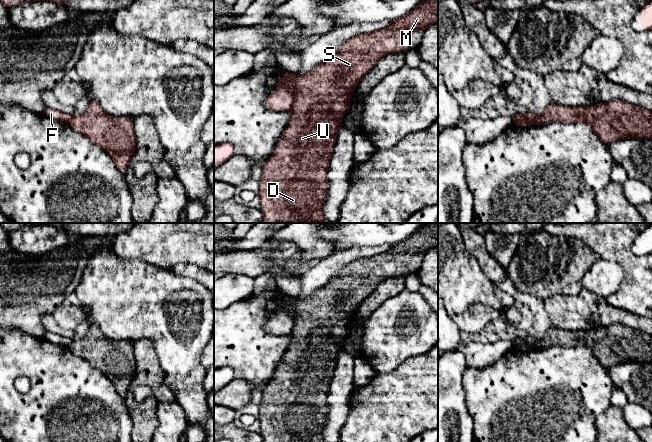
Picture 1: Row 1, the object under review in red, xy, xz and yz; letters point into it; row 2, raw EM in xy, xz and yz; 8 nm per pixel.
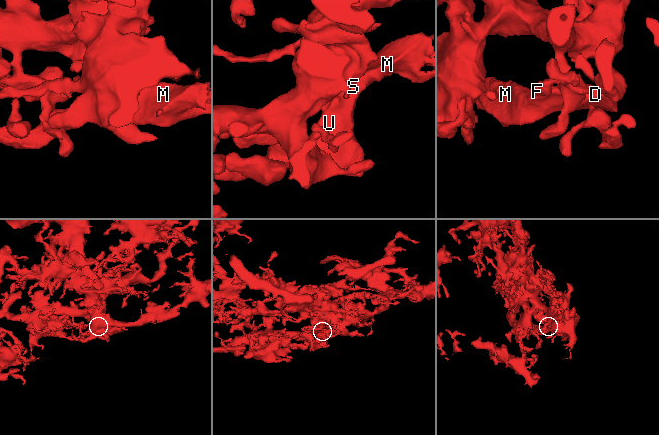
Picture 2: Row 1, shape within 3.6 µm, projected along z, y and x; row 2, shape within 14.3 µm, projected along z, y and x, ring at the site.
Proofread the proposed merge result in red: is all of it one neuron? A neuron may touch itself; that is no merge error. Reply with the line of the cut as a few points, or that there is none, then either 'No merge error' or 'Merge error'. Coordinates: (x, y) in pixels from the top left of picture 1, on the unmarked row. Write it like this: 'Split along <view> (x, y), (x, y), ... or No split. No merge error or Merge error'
Split along xz (296, 300), (295, 323), (290, 332). Merge error

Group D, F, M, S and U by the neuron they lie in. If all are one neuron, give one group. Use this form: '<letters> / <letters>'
D M S U / F

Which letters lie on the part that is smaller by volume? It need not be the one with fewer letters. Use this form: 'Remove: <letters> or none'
Remove: D, M, S, U

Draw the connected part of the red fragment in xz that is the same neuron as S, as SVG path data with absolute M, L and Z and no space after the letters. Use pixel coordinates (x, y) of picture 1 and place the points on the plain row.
M424 223L411 237L392 245L391 248L379 255L360 258L349 263L341 271L339 271L333 280L330 281L326 286L319 288L303 301L296 300L297 314L294 327L291 331L291 344L287 353L283 356L281 365L275 370L273 380L266 384L262 389L260 414L258 419L261 425L260 434L264 442L323 442L322 430L325 424L325 416L328 412L327 394L329 384L333 376L337 356L339 352L344 349L344 346L340 345L337 340L347 338L349 335L349 326L352 322L354 312L358 309L359 305L375 290L381 280L385 280L390 277L397 277L411 272L411 258L415 255L424 255L427 251L436 246L438 246L438 223Z

